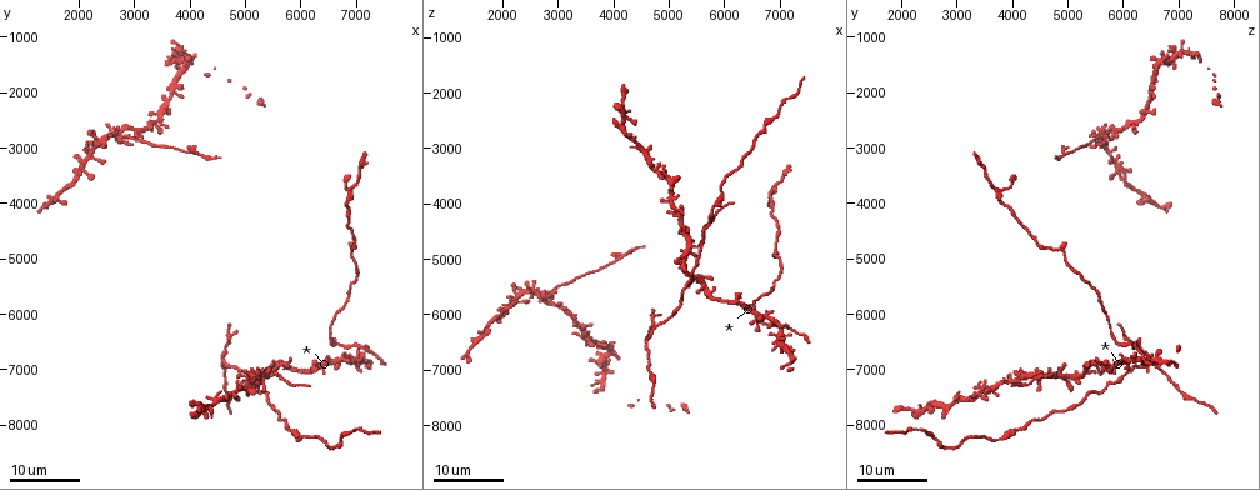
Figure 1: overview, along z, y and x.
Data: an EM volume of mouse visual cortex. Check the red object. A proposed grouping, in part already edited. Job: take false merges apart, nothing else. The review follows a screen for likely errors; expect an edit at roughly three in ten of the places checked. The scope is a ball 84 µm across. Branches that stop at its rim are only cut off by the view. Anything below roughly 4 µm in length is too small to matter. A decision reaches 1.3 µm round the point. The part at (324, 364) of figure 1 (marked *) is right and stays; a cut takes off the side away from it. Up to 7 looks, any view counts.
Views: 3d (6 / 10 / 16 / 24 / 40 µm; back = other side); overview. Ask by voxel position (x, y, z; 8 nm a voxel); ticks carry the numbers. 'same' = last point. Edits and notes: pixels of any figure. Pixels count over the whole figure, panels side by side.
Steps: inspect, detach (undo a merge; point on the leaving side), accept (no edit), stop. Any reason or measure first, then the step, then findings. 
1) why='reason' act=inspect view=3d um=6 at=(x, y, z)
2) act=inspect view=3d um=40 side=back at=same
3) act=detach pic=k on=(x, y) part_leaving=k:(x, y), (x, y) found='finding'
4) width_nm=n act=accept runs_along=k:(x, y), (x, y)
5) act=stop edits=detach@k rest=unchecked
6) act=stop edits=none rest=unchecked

why='a fork' act=inspect view=3d um=24 at=(5450, 7100, 4750)

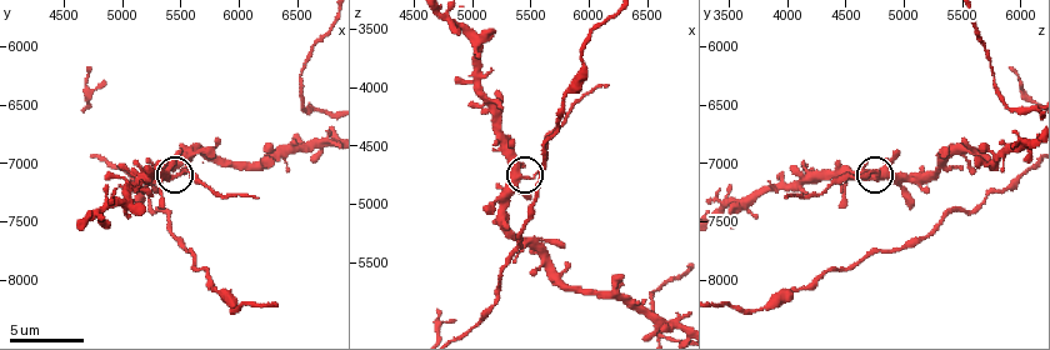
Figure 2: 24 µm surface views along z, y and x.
act=inspect view=3d um=10 at=(5420, 7140, 4760)

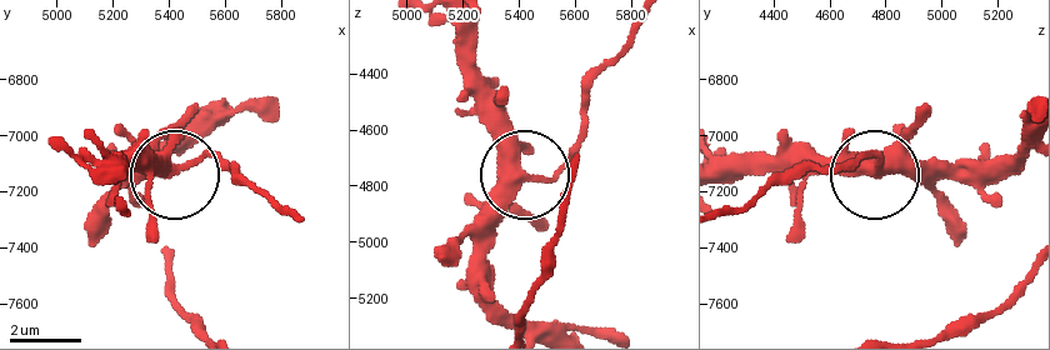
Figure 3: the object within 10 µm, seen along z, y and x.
arms=3 act=detach pic=3 on=(223, 165) part_leaving=3:(184, 168), (234, 168), (288, 213) found='a second cell is stuck on'

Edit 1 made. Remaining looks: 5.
why='a fork' act=inspect view=3d um=24 at=(4600, 6800, 6450)

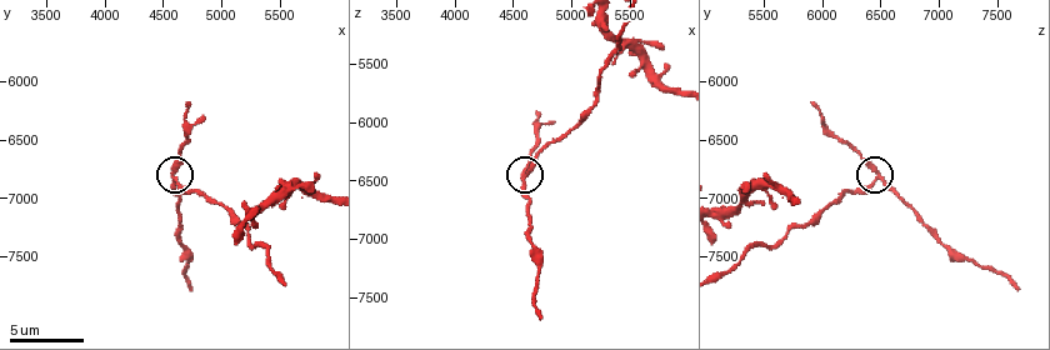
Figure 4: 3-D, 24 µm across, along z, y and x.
why='closer look' act=inspect view=3d um=10 at=(4600, 6800, 6460)

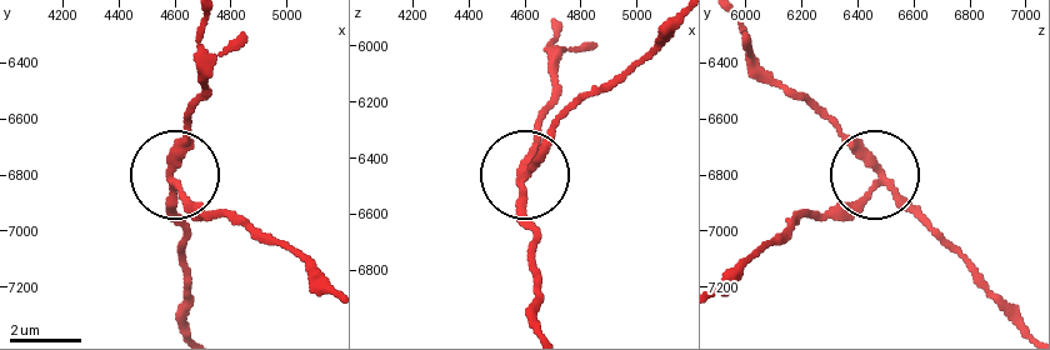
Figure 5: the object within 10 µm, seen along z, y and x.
act=detach pic=5 on=(198, 215) part_leaving=5:(171, 185), (266, 233), (320, 280) found='two cells meet here'

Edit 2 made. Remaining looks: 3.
act=inspect view=overview

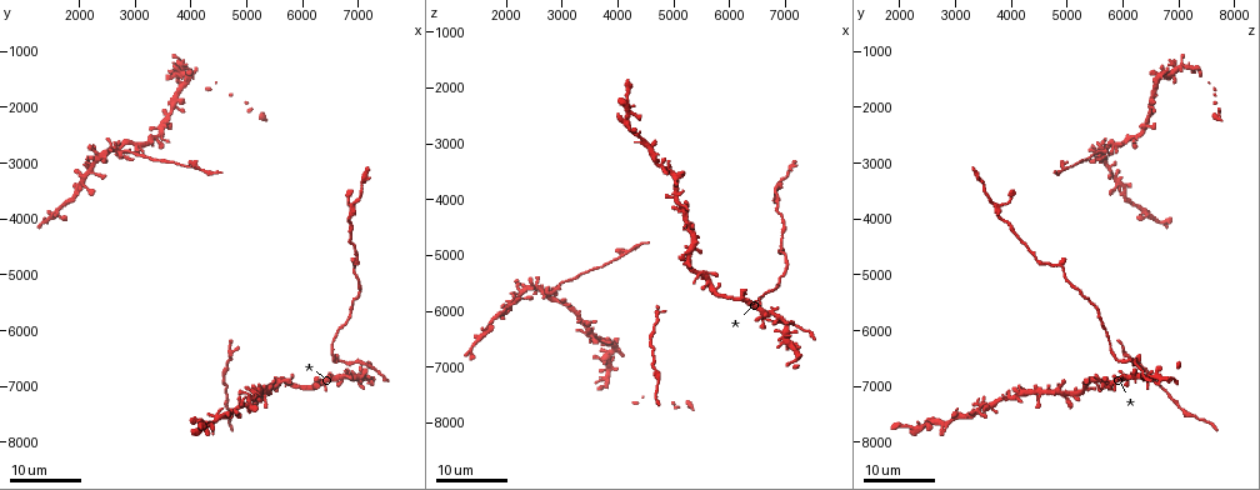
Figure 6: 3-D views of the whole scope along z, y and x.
why='three-way junction' act=inspect view=3d um=16 at=(6900, 3750, 3750)

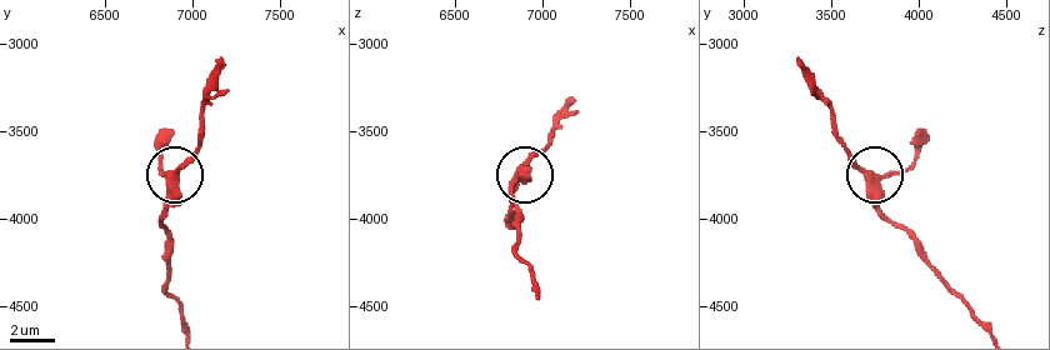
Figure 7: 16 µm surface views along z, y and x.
act=inspect view=3d um=10 at=(6860, 3760, 3740)

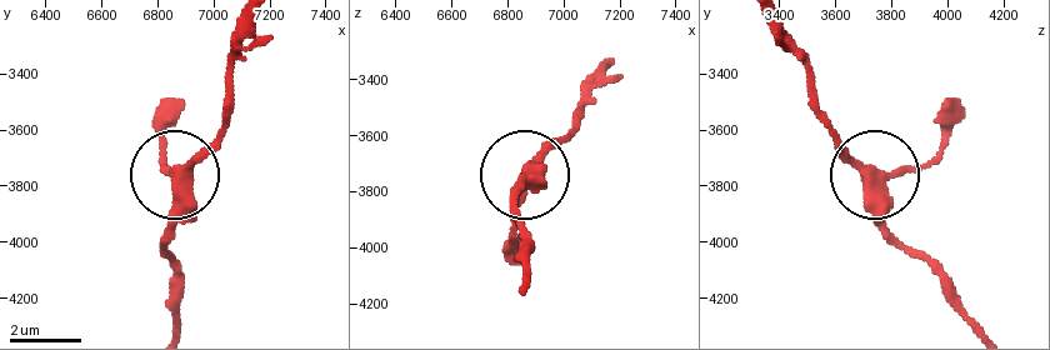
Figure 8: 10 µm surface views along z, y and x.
side_arm_um=8 act=accept runs_along=8:(171, 325), (163, 235), (171, 181), (231, 113) found='one cell here'

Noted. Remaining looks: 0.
act=stop edits=detach@3,detach@5 rest=unchecked

